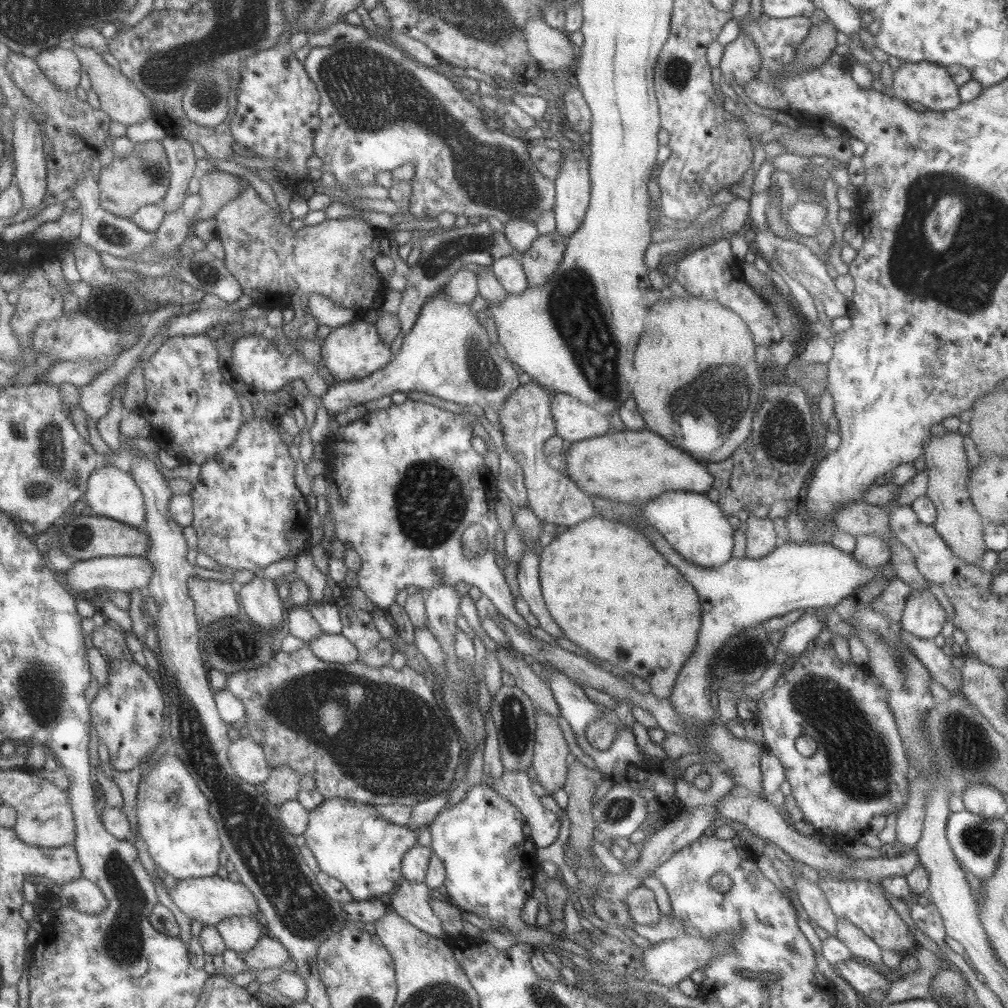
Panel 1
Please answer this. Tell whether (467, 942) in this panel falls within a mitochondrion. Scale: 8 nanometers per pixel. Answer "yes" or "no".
no

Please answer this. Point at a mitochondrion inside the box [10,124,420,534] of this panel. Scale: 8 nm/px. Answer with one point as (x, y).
(60, 470)

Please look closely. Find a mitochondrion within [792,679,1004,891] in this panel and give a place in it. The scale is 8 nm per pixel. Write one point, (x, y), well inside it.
(973, 753)

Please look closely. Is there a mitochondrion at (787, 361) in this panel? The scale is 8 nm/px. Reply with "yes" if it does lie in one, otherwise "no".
no

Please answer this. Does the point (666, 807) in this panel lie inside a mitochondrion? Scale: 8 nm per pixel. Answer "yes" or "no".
no

